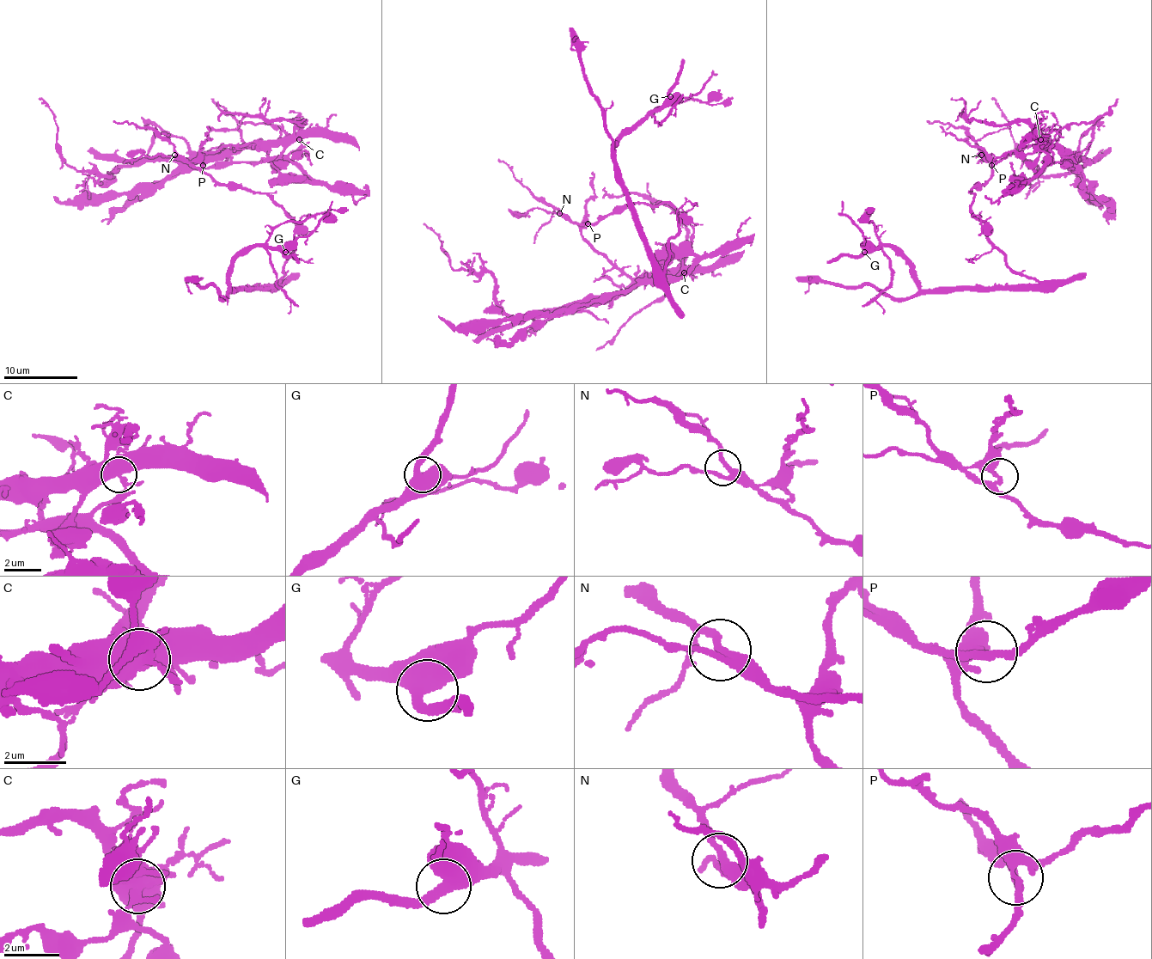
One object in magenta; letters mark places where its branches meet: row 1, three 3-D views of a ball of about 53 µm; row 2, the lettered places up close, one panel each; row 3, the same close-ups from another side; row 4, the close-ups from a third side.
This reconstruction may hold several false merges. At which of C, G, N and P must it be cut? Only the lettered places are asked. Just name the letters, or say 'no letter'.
C, P

